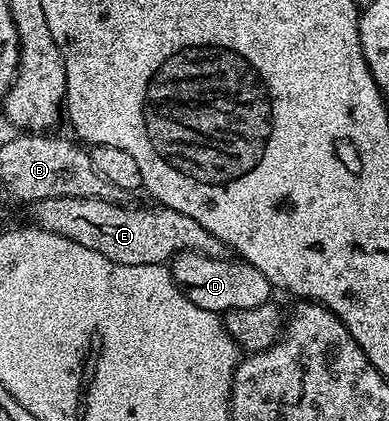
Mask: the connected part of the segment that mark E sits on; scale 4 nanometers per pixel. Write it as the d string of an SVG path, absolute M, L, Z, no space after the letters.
M56 197L40 199L33 204L33 222L43 231L51 231L60 237L68 237L68 241L76 241L76 245L84 245L84 249L96 249L96 253L104 253L108 261L116 261L120 265L166 265L179 251L195 251L213 259L221 259L228 249L204 225L192 221L184 213L176 209L168 209L161 205L150 207L126 207L122 203L109 203L103 199L81 199L80 197Z

